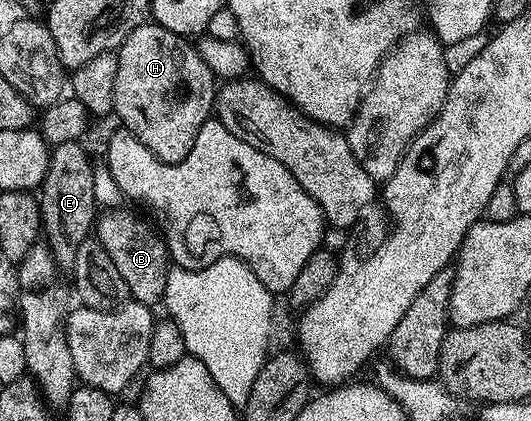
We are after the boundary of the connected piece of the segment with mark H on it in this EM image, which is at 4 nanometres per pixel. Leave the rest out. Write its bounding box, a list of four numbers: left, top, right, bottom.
[114,24,216,162]

